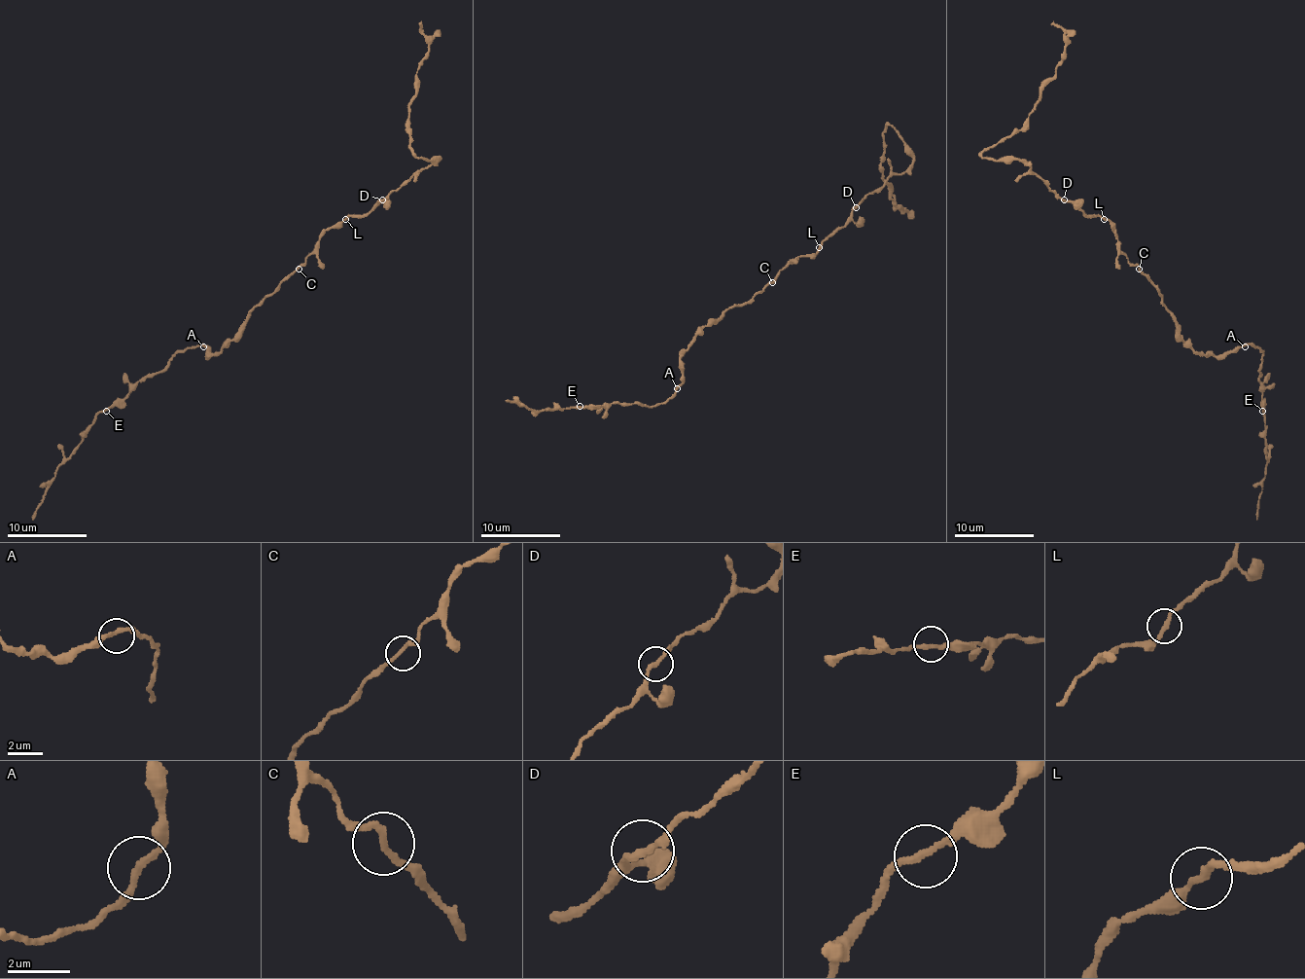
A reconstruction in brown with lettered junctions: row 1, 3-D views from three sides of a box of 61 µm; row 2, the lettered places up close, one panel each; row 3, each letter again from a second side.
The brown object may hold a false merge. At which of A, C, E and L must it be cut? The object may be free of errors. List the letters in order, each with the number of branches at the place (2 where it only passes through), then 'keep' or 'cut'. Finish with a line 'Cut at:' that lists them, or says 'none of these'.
A: 2 | keep
C: 2 | keep
E: 2 | keep
L: 2 | cut
Cut at: L

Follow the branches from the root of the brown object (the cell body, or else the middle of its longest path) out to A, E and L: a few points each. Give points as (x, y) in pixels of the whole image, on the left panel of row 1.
A: (297, 267), (249, 312), (243, 329), (219, 352), (207, 356), (209, 348), (203, 346)
E: (297, 267), (249, 312), (243, 329), (219, 352), (207, 356), (209, 348), (203, 344), (177, 352), (106, 411)
L: (297, 267), (314, 249), (318, 237), (326, 230), (346, 219)

